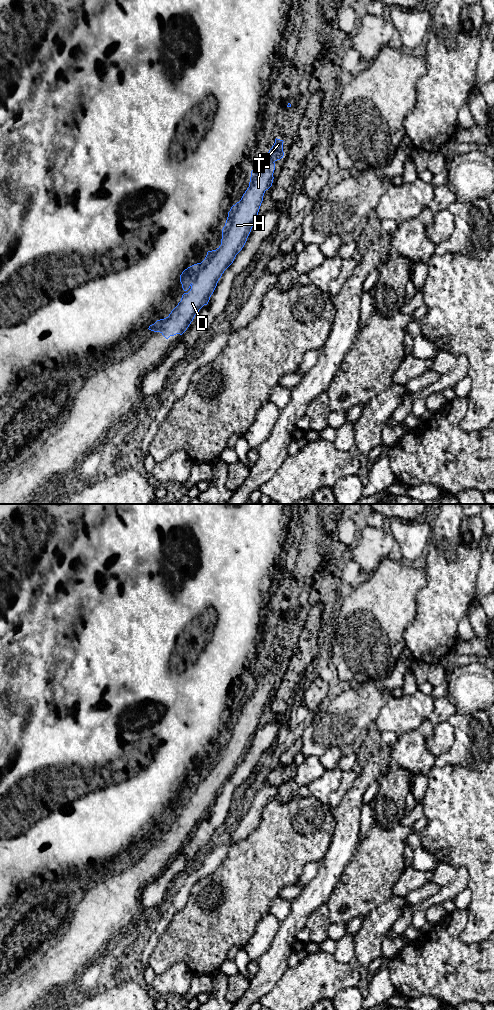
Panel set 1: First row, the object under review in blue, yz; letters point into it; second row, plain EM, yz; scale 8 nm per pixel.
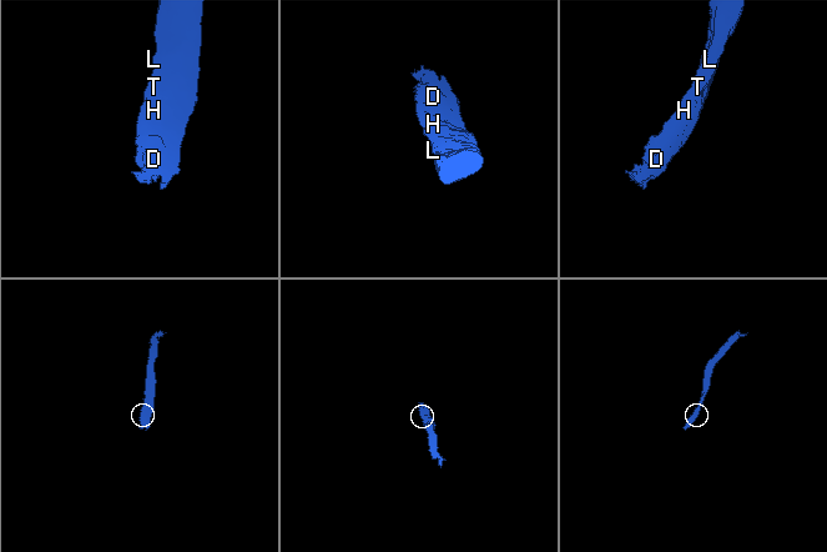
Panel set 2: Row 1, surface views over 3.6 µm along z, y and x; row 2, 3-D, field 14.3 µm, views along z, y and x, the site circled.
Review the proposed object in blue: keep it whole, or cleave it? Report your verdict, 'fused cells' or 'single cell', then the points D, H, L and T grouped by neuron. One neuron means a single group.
single cell | D H L T

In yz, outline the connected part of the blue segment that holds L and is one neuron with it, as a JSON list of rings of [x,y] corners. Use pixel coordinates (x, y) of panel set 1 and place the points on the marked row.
[[[275,139],[265,163],[251,171],[249,187],[241,200],[228,212],[222,229],[221,245],[208,251],[201,263],[185,269],[180,282],[185,293],[181,301],[168,317],[157,320],[149,330],[160,332],[166,339],[176,334],[182,335],[199,310],[207,305],[219,279],[233,263],[236,255],[244,247],[263,201],[263,196],[273,183],[275,161],[284,156],[283,140]]]

